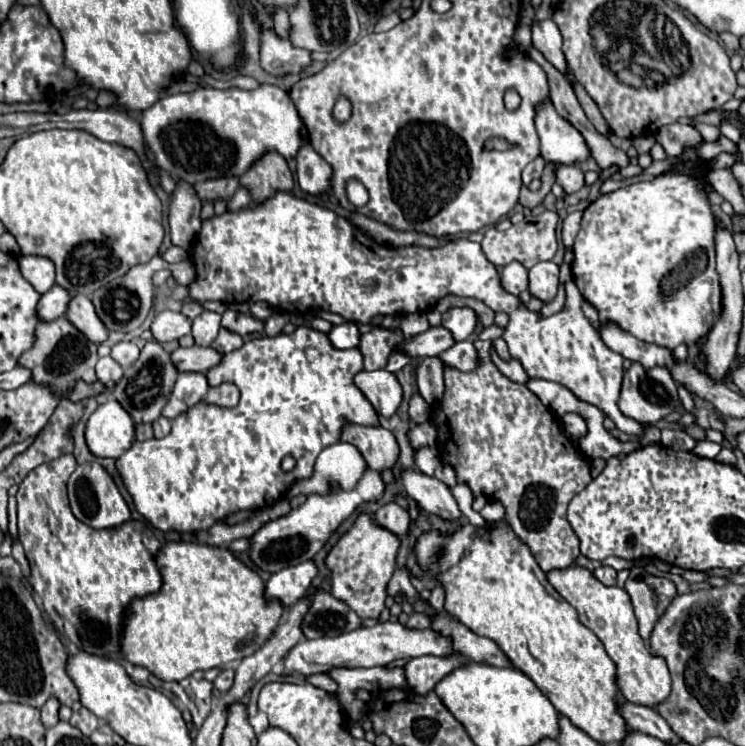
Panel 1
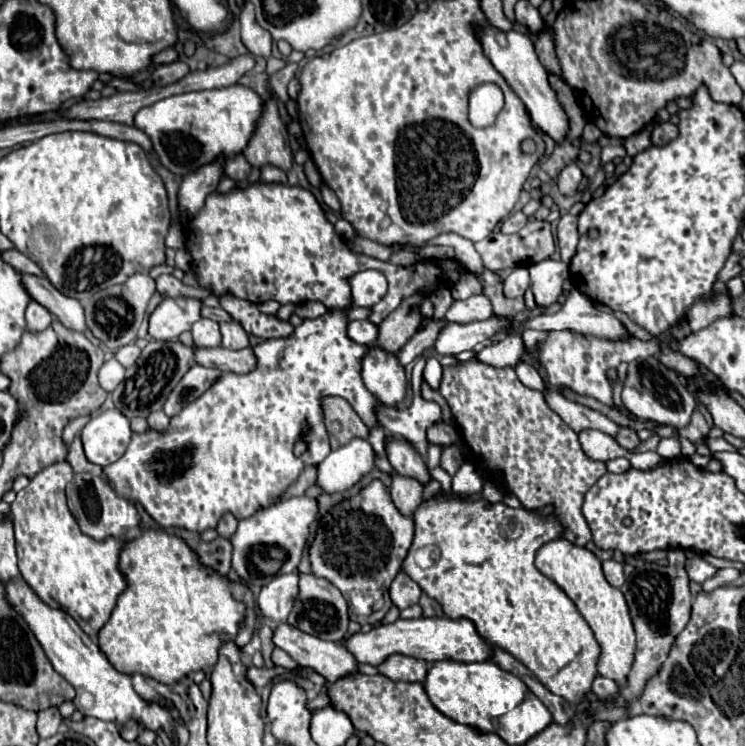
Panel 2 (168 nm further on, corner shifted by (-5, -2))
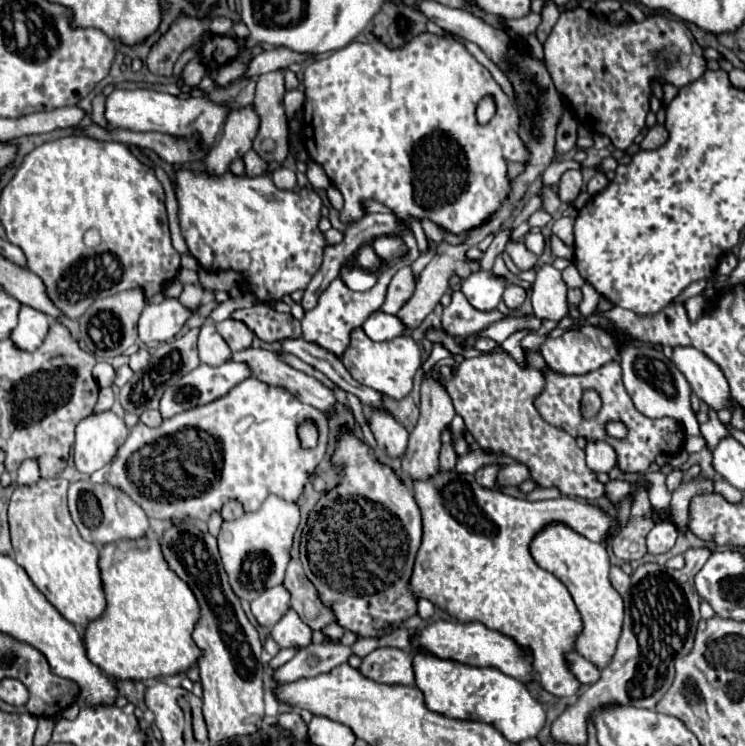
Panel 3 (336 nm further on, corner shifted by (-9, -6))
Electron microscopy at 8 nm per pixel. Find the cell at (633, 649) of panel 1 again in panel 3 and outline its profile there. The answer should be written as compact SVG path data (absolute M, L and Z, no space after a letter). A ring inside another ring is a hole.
M552 523L532 539L530 553L534 561L538 563L538 567L550 571L568 587L582 615L584 631L580 633L576 641L576 651L584 659L592 661L598 669L608 667L608 661L612 661L612 653L616 653L616 645L620 639L624 603L622 603L622 595L608 581L610 561L608 561L608 553L604 545L588 541L586 537L568 529L566 525Z

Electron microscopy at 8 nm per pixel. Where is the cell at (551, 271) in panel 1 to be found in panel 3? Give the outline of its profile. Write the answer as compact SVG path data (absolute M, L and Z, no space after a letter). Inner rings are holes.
M542 265L536 271L536 281L532 285L534 315L540 319L560 321L564 315L568 315L566 291L562 271L554 269L554 265Z

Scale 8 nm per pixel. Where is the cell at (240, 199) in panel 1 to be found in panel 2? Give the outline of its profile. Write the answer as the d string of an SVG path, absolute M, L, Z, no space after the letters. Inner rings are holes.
M266 165L262 167L262 177L260 177L264 183L286 183L286 173L274 165Z

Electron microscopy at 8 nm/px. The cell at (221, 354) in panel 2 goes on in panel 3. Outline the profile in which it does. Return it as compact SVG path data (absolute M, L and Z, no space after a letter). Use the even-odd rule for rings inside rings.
M248 347L248 349L244 349L244 351L234 353L234 355L232 355L232 361L246 363L246 365L250 367L252 377L256 377L256 379L260 379L260 381L264 381L264 383L268 383L268 385L272 385L272 387L276 385L276 387L284 387L284 389L288 389L288 391L290 391L292 395L296 395L302 403L312 405L312 407L324 411L326 415L332 415L332 413L334 413L334 407L336 407L336 395L334 395L334 391L330 391L328 387L324 387L324 385L322 385L320 381L316 381L314 377L308 377L306 373L292 369L290 365L286 365L284 361L280 361L276 353L266 351L266 349L254 349L254 347Z

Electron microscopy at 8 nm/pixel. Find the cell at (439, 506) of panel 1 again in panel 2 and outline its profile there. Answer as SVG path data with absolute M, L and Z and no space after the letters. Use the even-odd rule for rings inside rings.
M398 435L386 437L386 457L398 473L404 473L406 477L420 477L424 483L430 481L430 473L422 461L422 455L406 439Z

